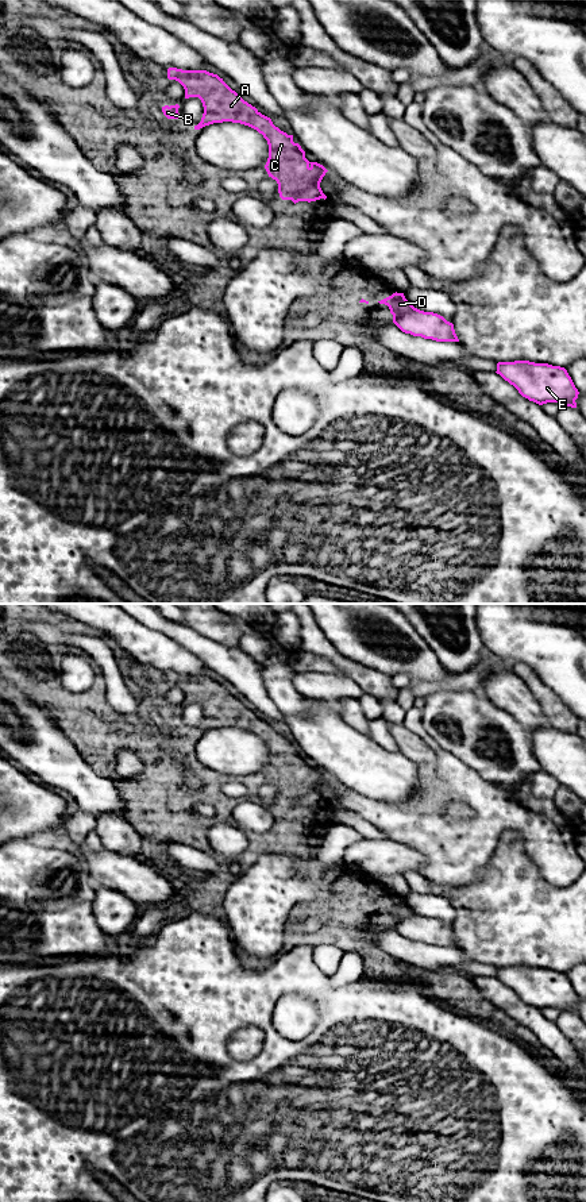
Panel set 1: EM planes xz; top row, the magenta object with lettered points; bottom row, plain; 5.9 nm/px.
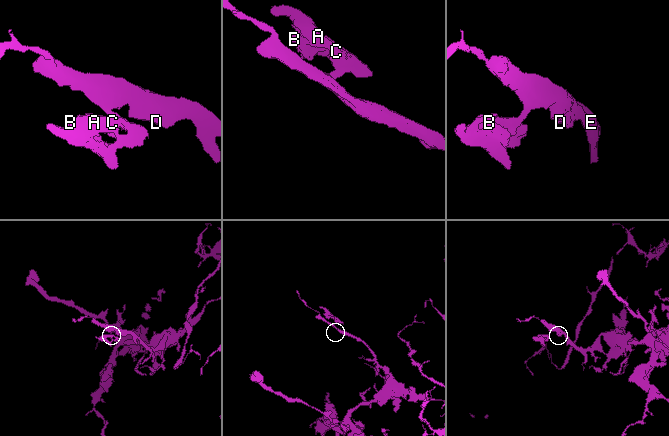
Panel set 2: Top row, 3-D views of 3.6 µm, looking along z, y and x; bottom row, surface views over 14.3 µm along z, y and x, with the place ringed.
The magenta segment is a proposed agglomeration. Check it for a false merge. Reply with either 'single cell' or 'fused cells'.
fused cells

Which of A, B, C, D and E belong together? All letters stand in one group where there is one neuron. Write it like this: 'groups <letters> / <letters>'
groups A B C / D E

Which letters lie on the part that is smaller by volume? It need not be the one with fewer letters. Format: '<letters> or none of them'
A, B, C

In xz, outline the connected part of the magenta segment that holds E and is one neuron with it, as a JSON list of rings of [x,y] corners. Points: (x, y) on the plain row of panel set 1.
[[[514,966],[498,967],[496,978],[529,1006],[539,1010],[558,1008],[562,1012],[577,1013],[575,1005],[579,997],[564,972]]]

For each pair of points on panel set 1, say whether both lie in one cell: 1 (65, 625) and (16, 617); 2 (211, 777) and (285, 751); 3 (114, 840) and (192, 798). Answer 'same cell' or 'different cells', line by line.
1: same cell
2: same cell
3: different cells

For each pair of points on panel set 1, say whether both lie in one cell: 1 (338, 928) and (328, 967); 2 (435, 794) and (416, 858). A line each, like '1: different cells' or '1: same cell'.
1: different cells
2: different cells

